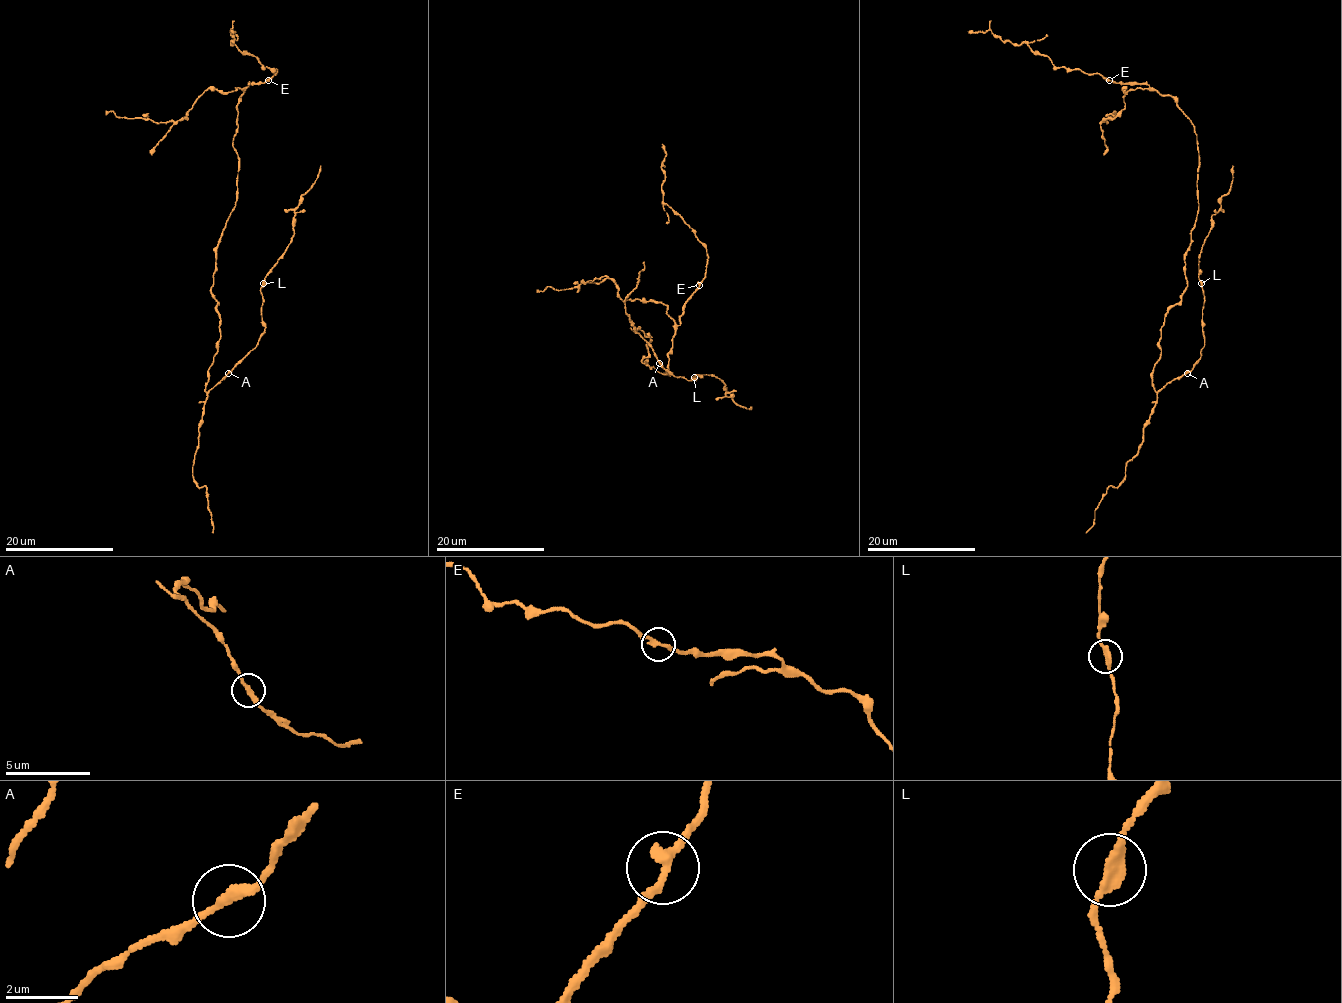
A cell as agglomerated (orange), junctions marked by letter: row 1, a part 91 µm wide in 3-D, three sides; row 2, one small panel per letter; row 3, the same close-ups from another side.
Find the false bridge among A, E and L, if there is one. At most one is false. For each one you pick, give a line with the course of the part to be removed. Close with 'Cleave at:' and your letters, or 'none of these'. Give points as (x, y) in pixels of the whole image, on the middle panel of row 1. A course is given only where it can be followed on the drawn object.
Cleave at: none of these

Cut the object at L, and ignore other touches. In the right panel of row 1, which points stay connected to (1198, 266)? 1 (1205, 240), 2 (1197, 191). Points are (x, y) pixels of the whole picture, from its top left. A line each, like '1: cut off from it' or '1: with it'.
1: with it
2: cut off from it

